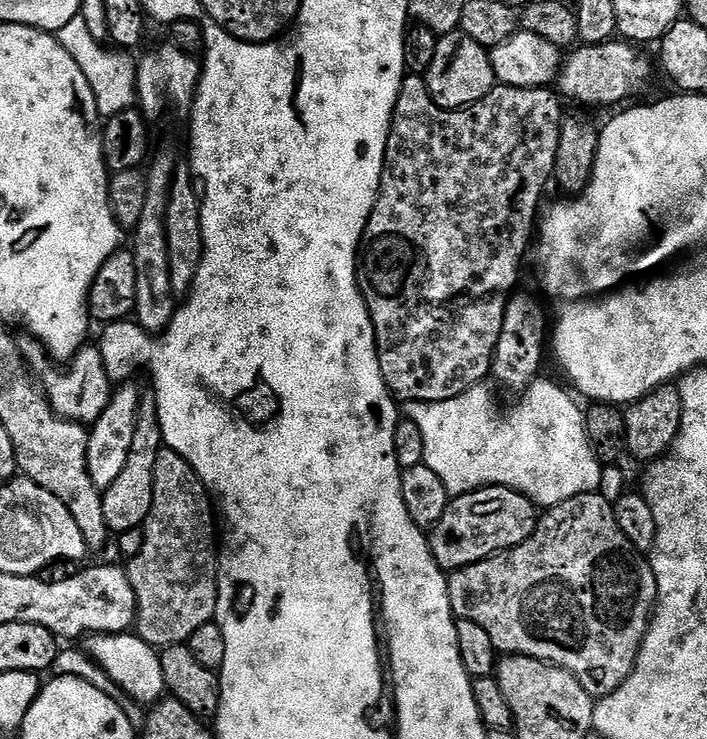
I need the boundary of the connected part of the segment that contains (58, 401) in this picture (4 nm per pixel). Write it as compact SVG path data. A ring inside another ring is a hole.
M21 335L16 345L25 364L38 381L40 391L48 399L48 404L64 420L73 420L76 424L91 426L98 422L98 418L102 418L102 410L106 410L112 397L114 382L106 374L106 366L102 366L99 347L85 346L74 359L61 366L50 359L43 342L30 335Z

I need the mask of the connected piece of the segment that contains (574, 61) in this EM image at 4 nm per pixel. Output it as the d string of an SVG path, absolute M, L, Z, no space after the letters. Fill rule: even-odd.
M609 42L580 46L560 66L558 92L561 97L569 96L580 104L593 104L596 108L608 108L628 100L648 80L652 68L639 47L628 42ZM640 51L640 52L639 52ZM576 52L576 53L575 53Z

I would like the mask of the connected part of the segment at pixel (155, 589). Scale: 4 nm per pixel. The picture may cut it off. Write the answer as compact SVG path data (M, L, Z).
M161 450L158 454L158 462L154 462L154 502L150 506L150 514L143 526L142 550L138 550L138 554L131 557L126 564L128 581L134 590L134 598L136 599L135 635L157 650L169 648L172 644L187 644L190 634L194 634L194 630L199 630L202 626L213 623L216 603L218 602L218 528L216 532L216 520L218 524L218 516L214 511L214 501L209 496L204 483L198 478L198 474L190 466L190 462L186 462L186 458L182 458L174 451Z

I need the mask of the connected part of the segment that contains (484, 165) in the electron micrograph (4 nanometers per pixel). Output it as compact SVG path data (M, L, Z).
M405 75L402 86L398 90L398 102L394 106L392 125L388 131L380 193L368 219L364 237L360 239L356 274L356 282L360 285L360 292L364 295L376 331L376 353L380 359L382 378L388 383L388 389L392 391L393 397L404 402L421 400L433 404L458 398L458 394L489 379L494 350L502 334L506 306L519 285L516 283L520 280L520 263L524 260L524 251L527 250L528 243L530 248L534 240L534 229L537 227L538 213L541 211L540 199L544 196L544 187L547 186L548 180L550 184L555 173L562 119L560 103L562 103L561 97L548 86L515 88L501 84L486 98L482 98L477 104L472 104L468 108L439 108L432 101L432 95L428 92L428 81L423 75Z

